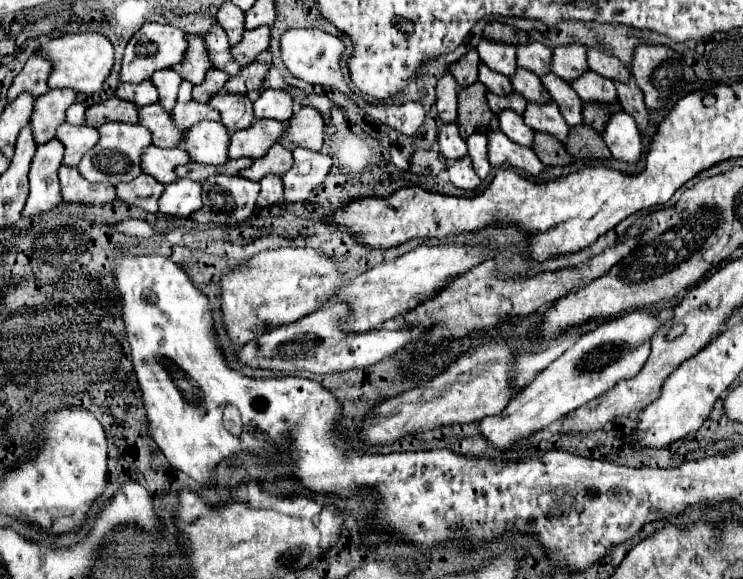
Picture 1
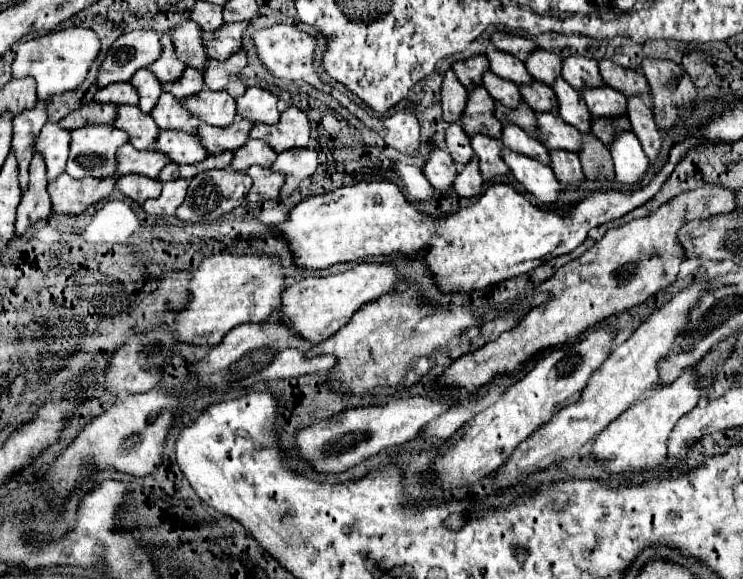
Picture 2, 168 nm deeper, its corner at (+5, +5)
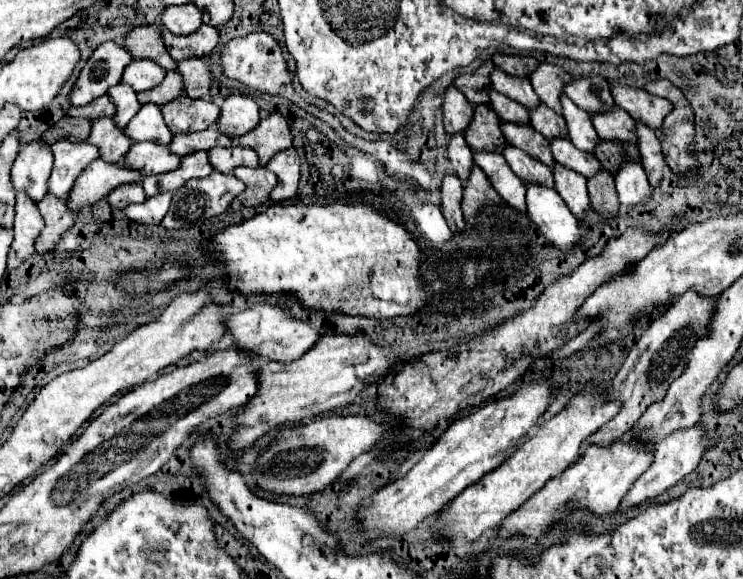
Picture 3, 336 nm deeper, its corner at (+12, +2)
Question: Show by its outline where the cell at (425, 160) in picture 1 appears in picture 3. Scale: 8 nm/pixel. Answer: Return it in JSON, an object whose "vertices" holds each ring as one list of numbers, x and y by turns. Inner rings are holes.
{"vertices":[[446,174,440,186,440,208,442,214,452,228,452,232,464,230,464,216,460,210,460,198,462,198,462,182,454,174]]}

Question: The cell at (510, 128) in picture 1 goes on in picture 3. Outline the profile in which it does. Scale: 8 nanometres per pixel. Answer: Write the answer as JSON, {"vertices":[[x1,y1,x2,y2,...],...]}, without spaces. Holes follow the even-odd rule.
{"vertices":[[508,144,502,152,502,156,506,158,508,166,512,168,514,174,518,174,524,182,544,182,544,186,552,186,554,178,552,178,552,168,548,168,546,164,542,164,540,160,532,158,530,154,526,154,524,150]]}

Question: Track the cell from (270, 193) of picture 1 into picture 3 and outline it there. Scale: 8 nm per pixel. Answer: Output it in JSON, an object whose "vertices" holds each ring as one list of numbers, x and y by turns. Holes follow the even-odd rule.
{"vertices":[[236,168,234,176,246,184,246,190,232,200,232,210,256,208,268,202,272,188,278,184,278,178,266,168]]}

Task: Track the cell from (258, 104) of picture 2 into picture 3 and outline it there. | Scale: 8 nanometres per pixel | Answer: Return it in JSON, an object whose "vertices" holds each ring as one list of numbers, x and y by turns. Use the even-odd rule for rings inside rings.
{"vertices":[[230,94,222,104,218,128,228,136,242,136,260,124,260,108,246,94]]}

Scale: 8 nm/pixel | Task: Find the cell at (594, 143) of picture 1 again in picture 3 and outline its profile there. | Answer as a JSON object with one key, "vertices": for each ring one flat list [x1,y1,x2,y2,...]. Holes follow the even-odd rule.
{"vertices":[[598,170,594,176,588,178,588,192,590,204,602,218,612,218,618,214,620,202,616,198,614,176,608,170]]}

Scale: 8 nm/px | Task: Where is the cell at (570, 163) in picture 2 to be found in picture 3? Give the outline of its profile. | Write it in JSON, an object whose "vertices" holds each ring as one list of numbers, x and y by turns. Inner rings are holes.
{"vertices":[[554,164,554,188,562,196,562,200,568,204,572,214,576,218,584,218,584,212,590,206,588,190,586,190,586,178,562,164]]}

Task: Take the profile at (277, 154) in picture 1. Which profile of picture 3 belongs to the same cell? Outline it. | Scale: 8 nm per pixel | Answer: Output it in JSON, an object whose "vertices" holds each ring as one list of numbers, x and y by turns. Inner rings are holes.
{"vertices":[[230,146,230,148,212,148,208,150,210,154,210,162,214,166,214,170,218,172,232,172,238,166,248,166,248,168,260,168,258,162,258,154,252,148,244,148,244,146]]}

